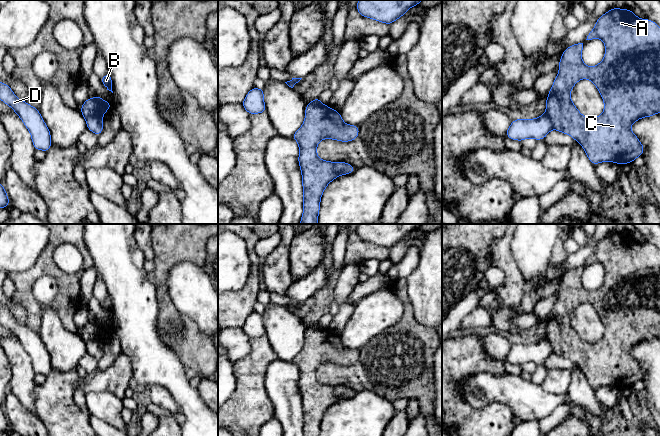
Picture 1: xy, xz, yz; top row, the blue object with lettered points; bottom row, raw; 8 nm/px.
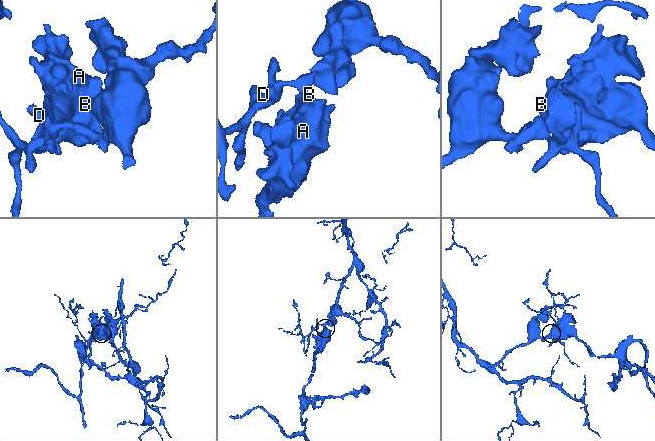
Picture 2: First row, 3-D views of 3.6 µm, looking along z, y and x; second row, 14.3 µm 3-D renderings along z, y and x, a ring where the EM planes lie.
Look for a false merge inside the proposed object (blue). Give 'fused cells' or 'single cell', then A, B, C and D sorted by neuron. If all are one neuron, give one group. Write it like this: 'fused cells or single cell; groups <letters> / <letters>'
fused cells; groups A B C / D

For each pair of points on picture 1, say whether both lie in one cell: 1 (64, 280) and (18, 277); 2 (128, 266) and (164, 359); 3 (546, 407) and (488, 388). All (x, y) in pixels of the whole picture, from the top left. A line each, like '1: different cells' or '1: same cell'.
1: same cell
2: same cell
3: same cell

